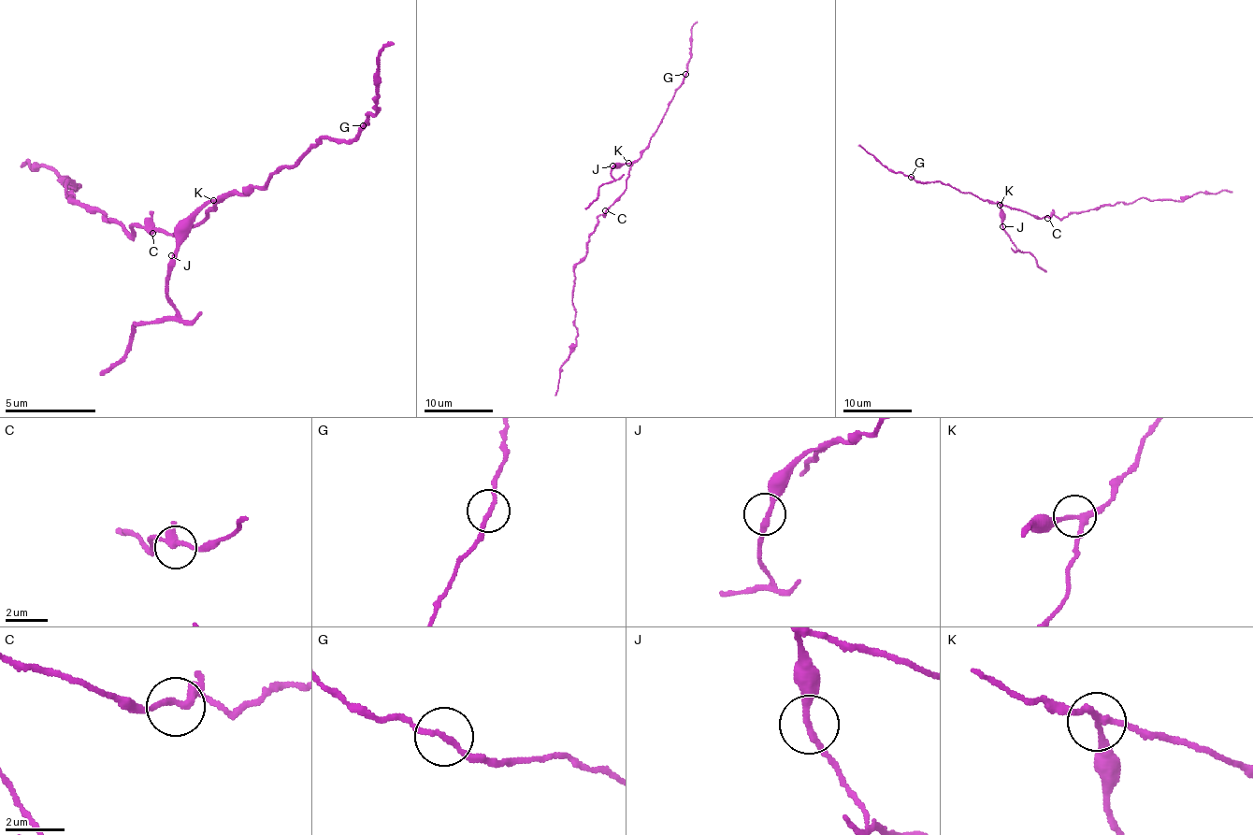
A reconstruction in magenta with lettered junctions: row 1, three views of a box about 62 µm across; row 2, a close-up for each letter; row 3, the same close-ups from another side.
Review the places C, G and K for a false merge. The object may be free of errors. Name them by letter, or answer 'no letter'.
K

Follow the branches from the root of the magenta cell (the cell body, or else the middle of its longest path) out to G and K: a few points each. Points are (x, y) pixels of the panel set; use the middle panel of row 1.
G: (614, 202), (626, 188), (631, 165), (654, 135), (684, 74)
K: (614, 202), (626, 188), (627, 163)

